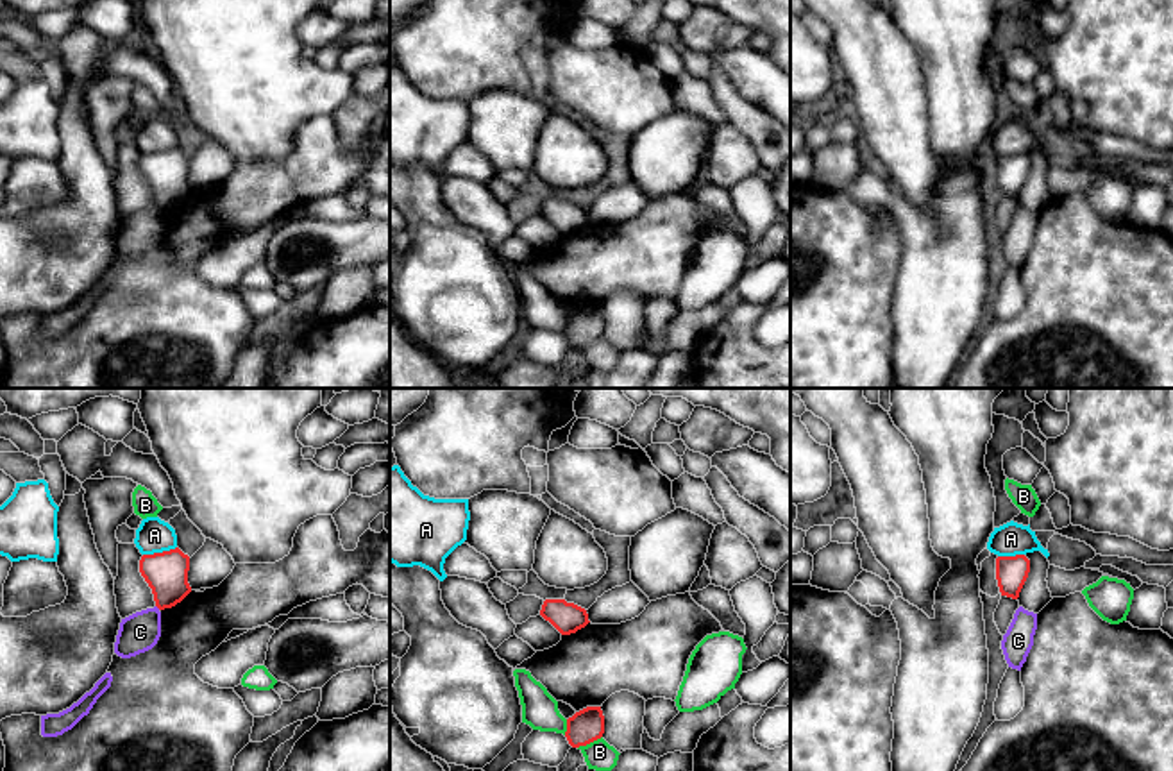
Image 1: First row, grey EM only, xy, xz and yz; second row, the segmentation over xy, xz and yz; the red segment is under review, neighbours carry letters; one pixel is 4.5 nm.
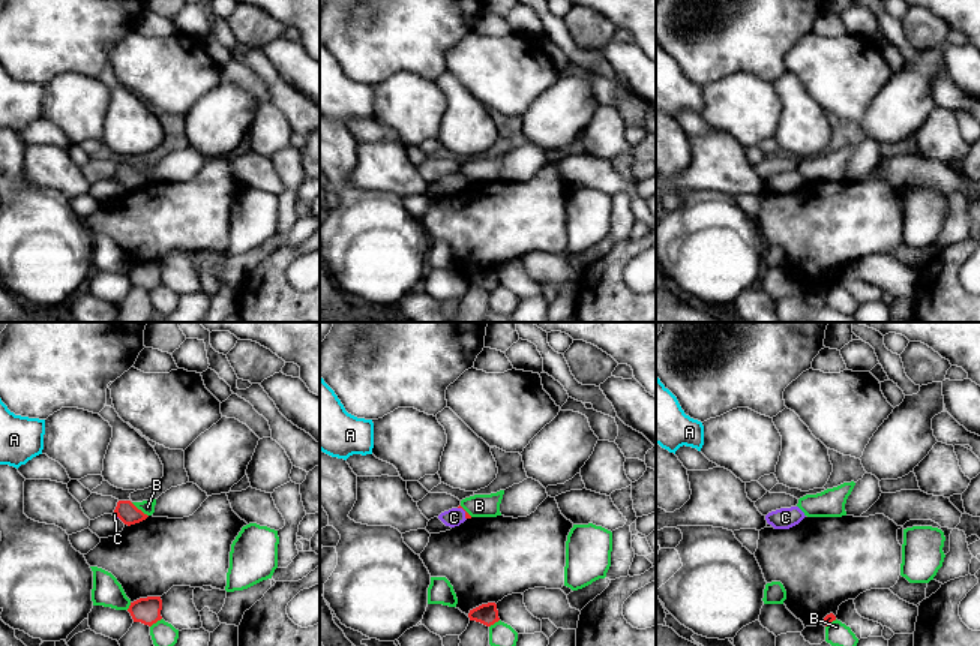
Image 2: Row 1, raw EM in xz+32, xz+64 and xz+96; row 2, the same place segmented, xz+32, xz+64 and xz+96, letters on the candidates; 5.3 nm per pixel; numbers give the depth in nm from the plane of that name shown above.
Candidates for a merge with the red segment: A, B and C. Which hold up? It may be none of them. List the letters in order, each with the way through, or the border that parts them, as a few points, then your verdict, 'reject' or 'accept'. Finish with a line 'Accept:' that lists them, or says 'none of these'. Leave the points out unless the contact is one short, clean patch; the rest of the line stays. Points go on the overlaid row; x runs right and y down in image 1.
A: reject
B: reject
C: border xy (156, 605), (160, 609); reject
Accept: none of these

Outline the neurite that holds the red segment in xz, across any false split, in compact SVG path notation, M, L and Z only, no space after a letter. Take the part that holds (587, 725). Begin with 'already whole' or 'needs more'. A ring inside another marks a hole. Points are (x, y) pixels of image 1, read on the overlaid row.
already whole | M586 707L567 719L565 737L572 748L586 746L604 733L601 707Z

